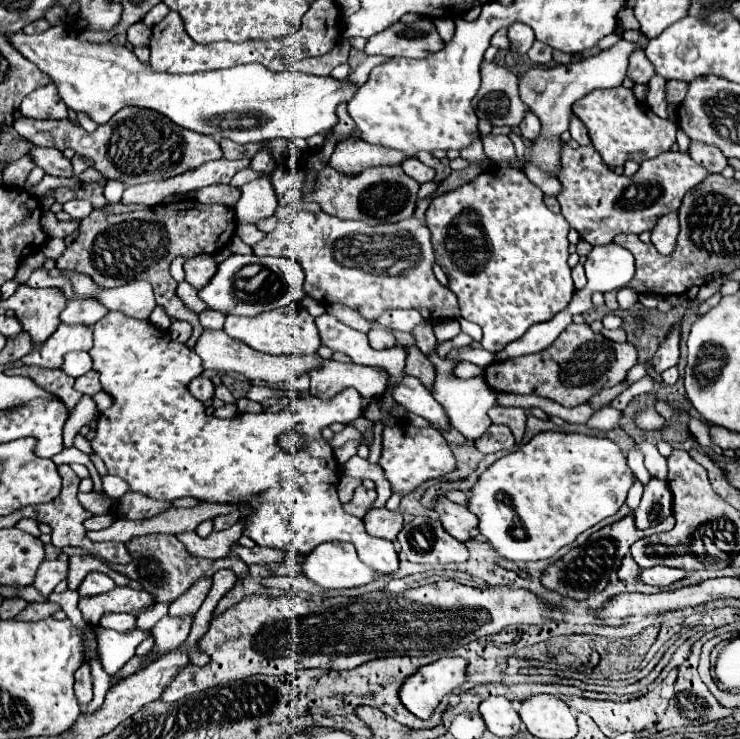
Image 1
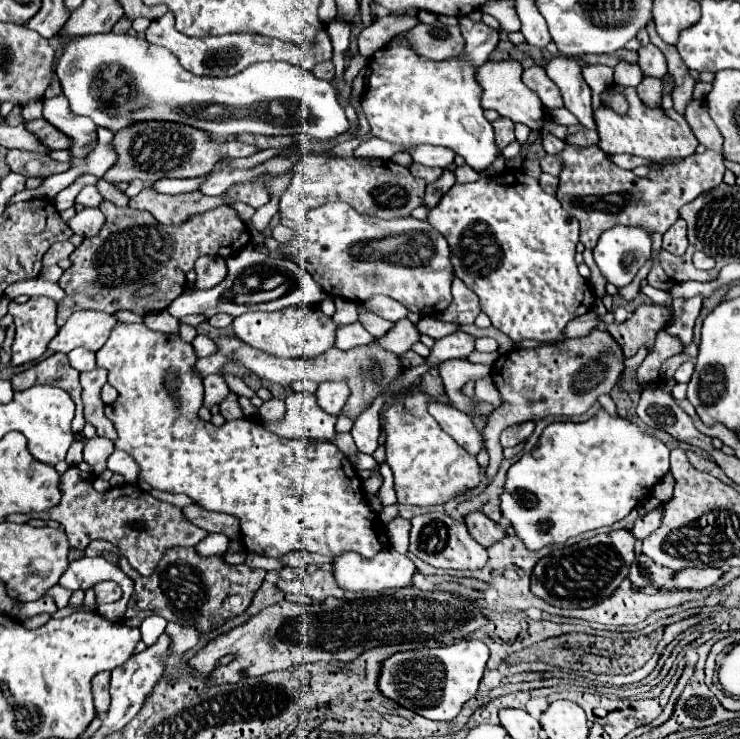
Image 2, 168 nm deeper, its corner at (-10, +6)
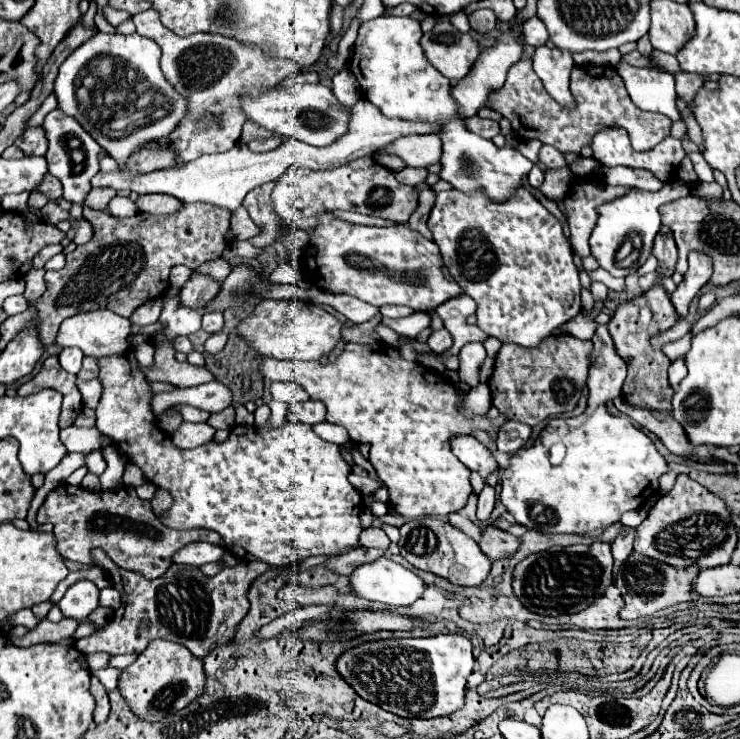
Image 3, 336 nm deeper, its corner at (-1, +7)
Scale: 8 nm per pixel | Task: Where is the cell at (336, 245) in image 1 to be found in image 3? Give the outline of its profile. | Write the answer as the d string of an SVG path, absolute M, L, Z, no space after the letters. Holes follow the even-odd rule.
M323 213L321 223L311 233L309 255L305 262L309 265L306 267L311 285L353 295L375 307L391 303L407 305L413 311L433 311L463 293L449 273L445 277L439 247L409 225L353 225L333 219L331 213Z

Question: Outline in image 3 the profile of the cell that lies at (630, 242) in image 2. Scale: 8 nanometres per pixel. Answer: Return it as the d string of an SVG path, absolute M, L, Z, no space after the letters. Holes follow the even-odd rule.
M672 181L672 182L668 182L665 183L665 187L663 187L663 189L661 189L661 191L659 191L659 193L651 193L651 191L643 191L643 189L629 189L629 191L627 191L627 193L625 193L625 195L621 195L621 197L617 197L617 199L615 199L615 201L611 201L611 203L603 203L603 205L599 205L599 207L597 207L597 213L599 213L599 219L597 219L597 225L595 225L595 229L593 229L593 233L591 233L591 255L593 255L593 257L595 257L595 259L597 259L597 261L599 261L599 265L601 265L601 267L603 267L603 269L605 269L605 271L609 271L609 273L611 273L611 275L613 275L613 277L627 277L627 275L631 275L631 273L635 273L635 271L637 271L637 269L639 269L639 267L641 267L641 265L643 265L643 263L645 263L645 261L647 261L647 257L649 257L649 255L651 255L651 247L653 247L653 239L655 239L655 235L657 235L657 231L659 231L659 227L661 227L661 219L659 219L659 207L661 207L661 205L663 205L663 203L667 203L667 201L673 201L679 198L683 198L686 197L687 195L689 195L691 192L691 187L689 187L689 185L685 184L685 183L681 183L681 181ZM625 243L631 243L631 251L629 251L629 255L627 255L627 257L625 257L625 255L623 255L623 253L625 253L625 251L621 251L621 247L623 247L623 245L625 245Z

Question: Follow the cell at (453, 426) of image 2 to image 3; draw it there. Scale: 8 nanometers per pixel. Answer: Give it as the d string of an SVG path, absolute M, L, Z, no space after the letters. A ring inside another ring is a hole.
M453 437L451 449L455 457L471 471L477 471L483 479L487 479L491 473L499 469L499 463L495 457L475 439L475 437Z

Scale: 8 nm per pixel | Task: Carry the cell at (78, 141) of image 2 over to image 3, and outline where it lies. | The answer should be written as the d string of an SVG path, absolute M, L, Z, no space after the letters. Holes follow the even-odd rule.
M61 109L51 111L45 117L43 129L47 133L47 141L49 141L49 149L45 153L47 165L49 165L49 173L55 175L61 185L63 185L63 197L71 203L83 203L83 199L87 197L89 189L91 189L91 177L95 173L99 173L99 157L101 157L101 149L97 145L97 141L87 135L81 125L73 119L67 117Z

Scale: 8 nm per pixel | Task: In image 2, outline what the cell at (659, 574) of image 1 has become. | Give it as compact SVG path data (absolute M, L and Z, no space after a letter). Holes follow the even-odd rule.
M684 568L674 574L672 582L680 590L684 590L684 588L702 590L702 588L712 586L720 576L722 576L720 568L702 568L702 570L700 568Z

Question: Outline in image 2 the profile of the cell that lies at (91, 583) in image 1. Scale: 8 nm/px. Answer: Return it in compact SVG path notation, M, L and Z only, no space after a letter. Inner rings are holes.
M104 580L104 582L96 584L94 590L96 590L96 602L98 604L116 602L122 596L122 590L120 590L120 586L114 580Z

